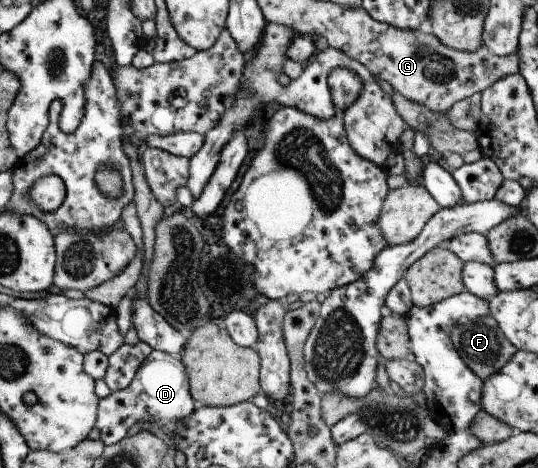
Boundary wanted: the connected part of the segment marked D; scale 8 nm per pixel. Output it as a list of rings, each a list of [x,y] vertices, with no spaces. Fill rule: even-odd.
[[[152,350],[127,388],[111,391],[99,400],[95,427],[100,431],[101,440],[106,446],[118,443],[127,437],[128,429],[138,421],[150,421],[166,427],[173,437],[173,431],[196,408],[196,401],[189,389],[189,375],[181,358],[168,352]]]

